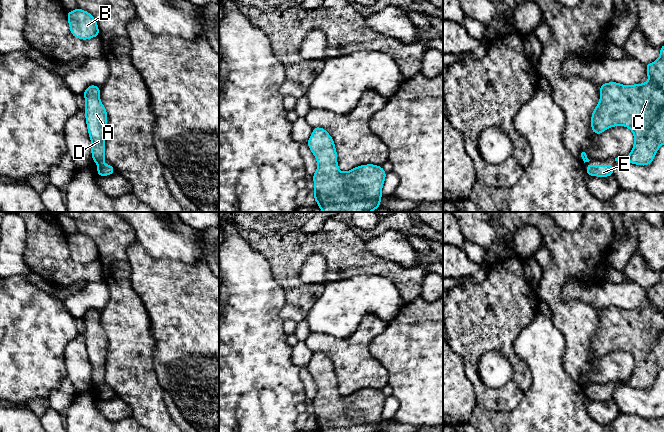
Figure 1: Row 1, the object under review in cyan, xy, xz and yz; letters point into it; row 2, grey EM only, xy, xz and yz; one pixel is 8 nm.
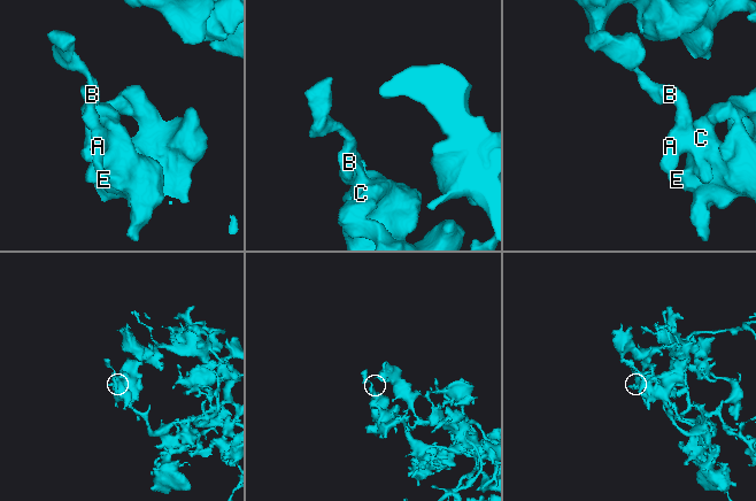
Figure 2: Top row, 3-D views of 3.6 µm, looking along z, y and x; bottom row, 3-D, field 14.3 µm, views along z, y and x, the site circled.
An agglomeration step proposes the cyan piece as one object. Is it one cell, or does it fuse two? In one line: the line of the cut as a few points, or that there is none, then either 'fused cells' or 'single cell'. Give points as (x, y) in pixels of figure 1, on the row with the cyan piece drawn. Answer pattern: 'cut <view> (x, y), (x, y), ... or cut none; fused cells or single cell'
cut none; single cell

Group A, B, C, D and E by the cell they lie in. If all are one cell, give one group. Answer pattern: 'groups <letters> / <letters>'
groups A B C D E

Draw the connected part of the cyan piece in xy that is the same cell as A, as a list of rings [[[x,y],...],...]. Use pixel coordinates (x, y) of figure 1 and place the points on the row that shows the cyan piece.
[[[90,85],[84,91],[85,118],[92,143],[91,154],[94,164],[98,164],[97,175],[108,176],[114,173],[114,167],[103,163],[105,160],[105,139],[107,131],[107,112],[100,101],[100,87]]]

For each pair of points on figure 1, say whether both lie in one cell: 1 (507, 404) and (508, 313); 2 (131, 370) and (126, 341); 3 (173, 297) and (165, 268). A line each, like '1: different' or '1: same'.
1: same
2: same
3: same

